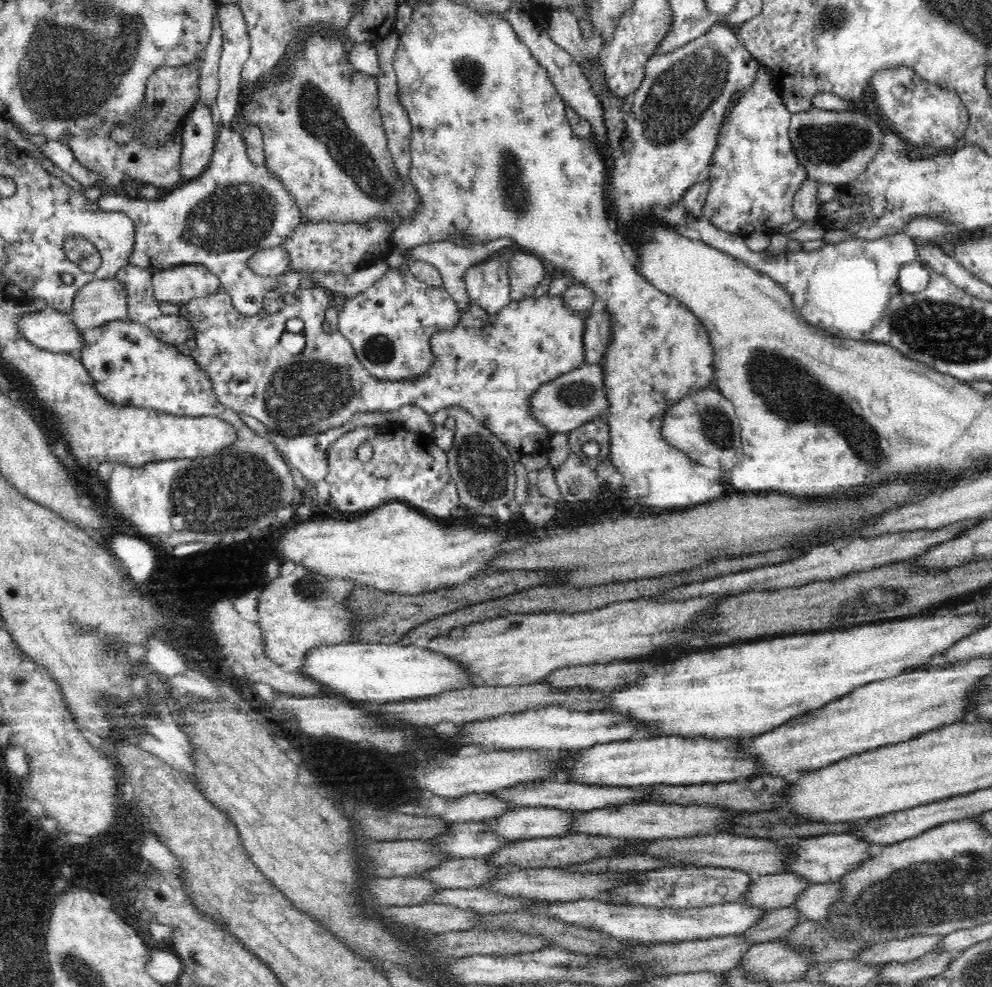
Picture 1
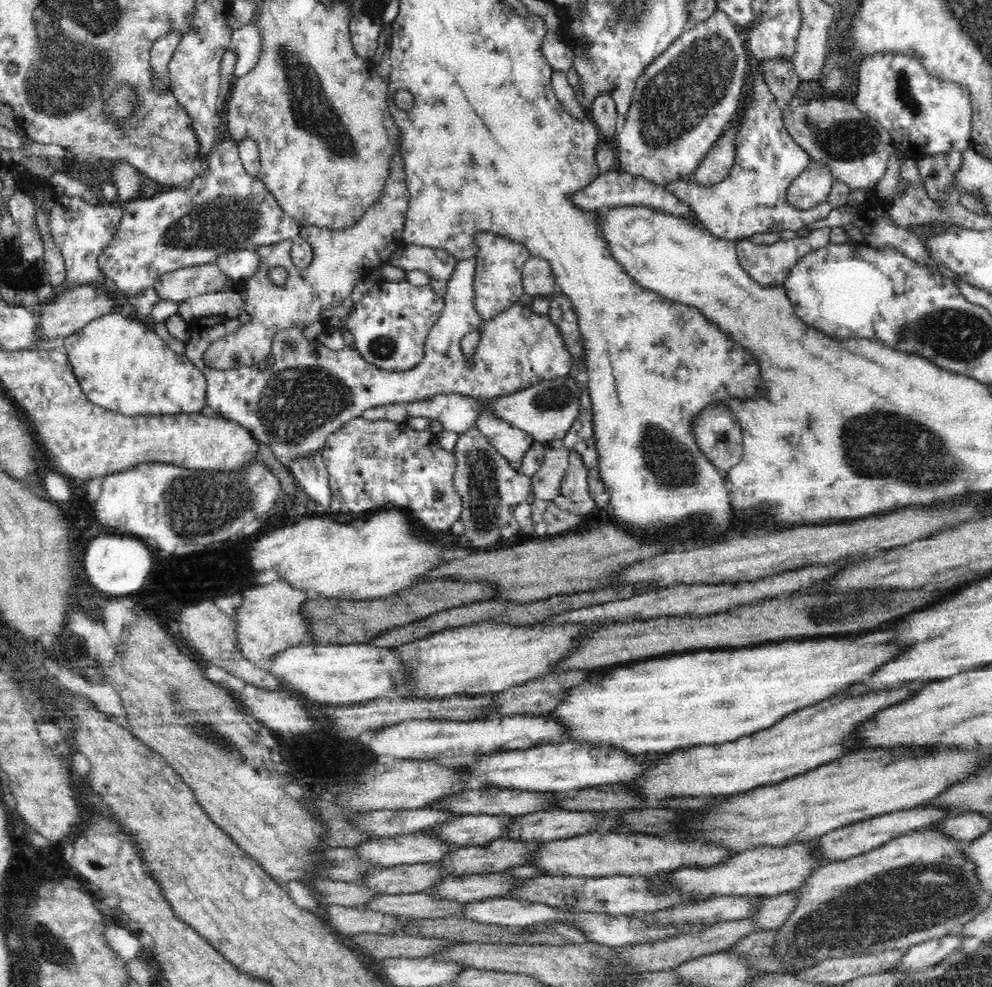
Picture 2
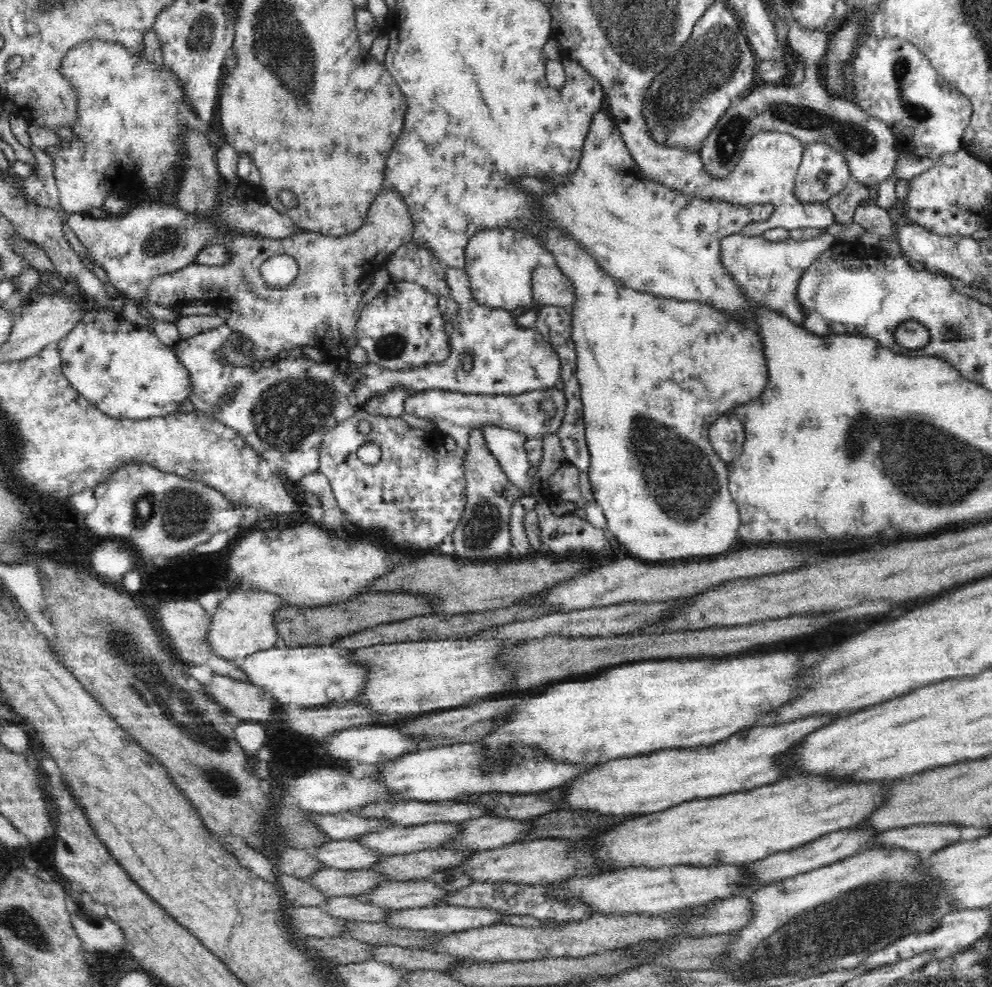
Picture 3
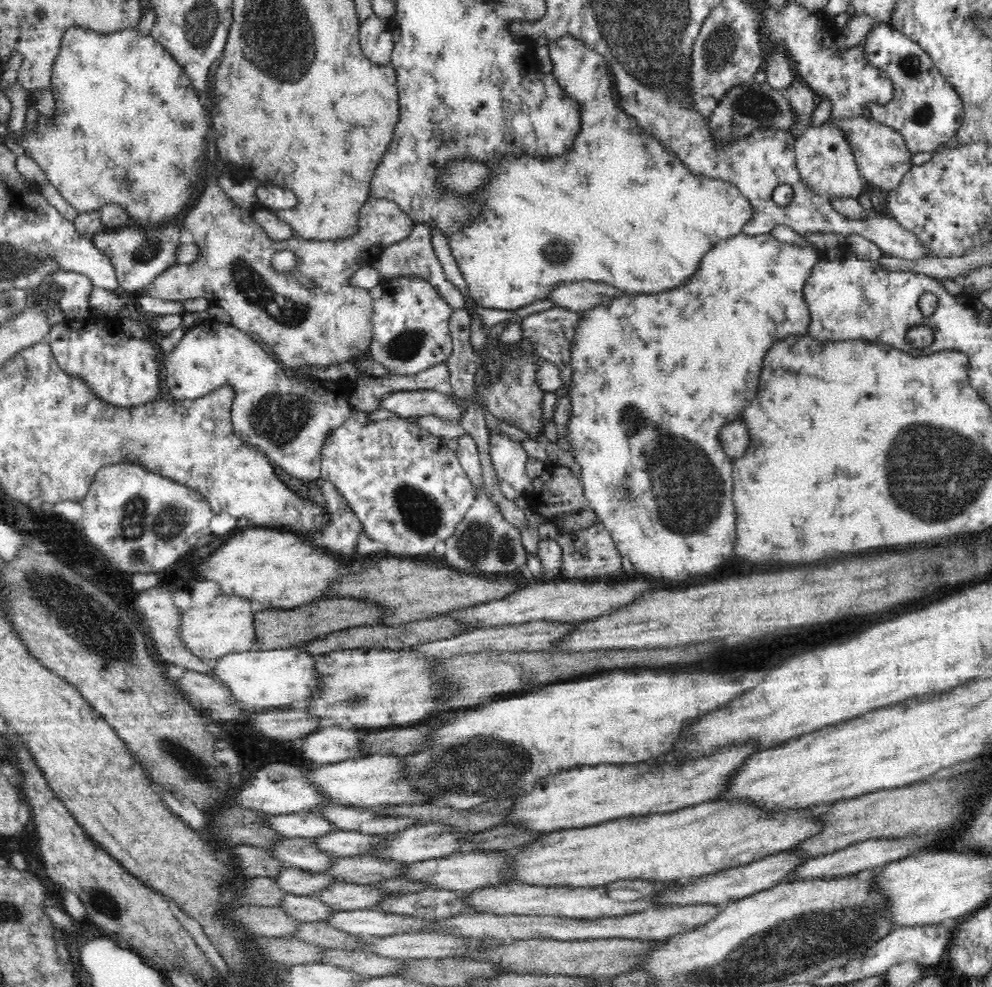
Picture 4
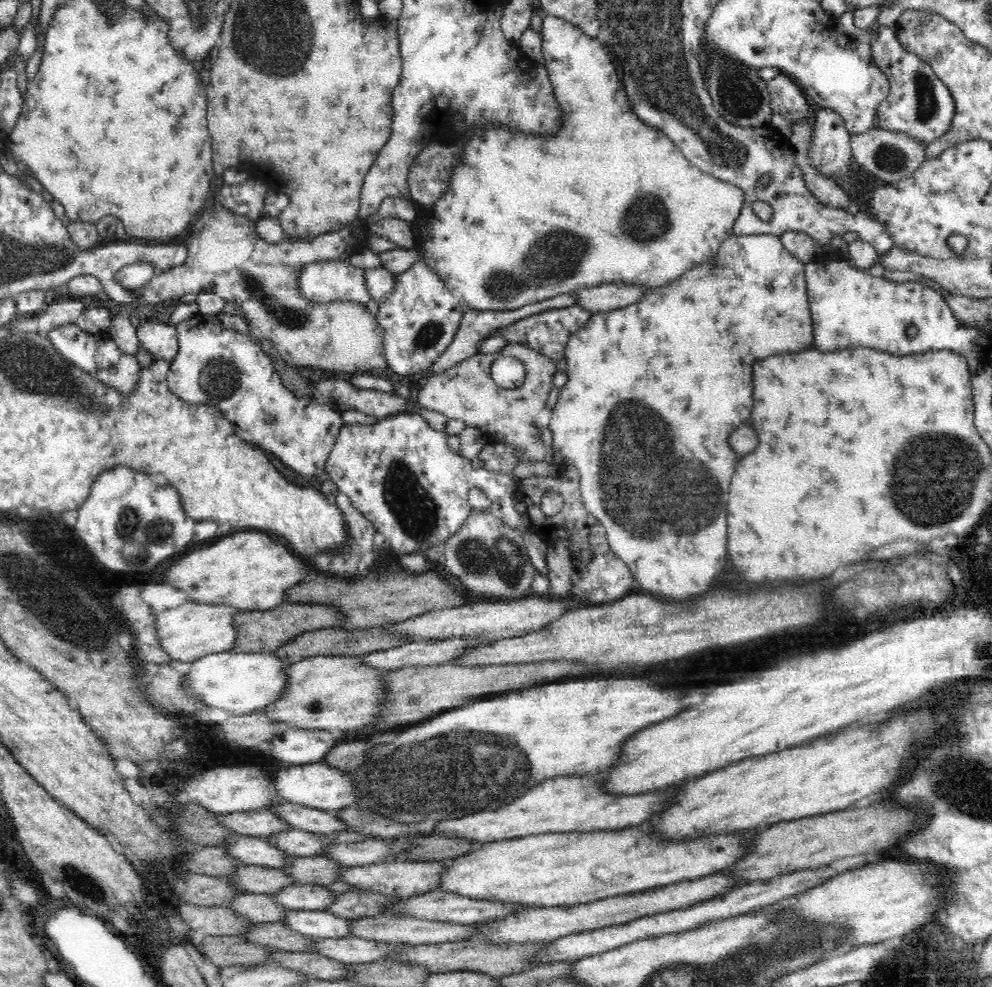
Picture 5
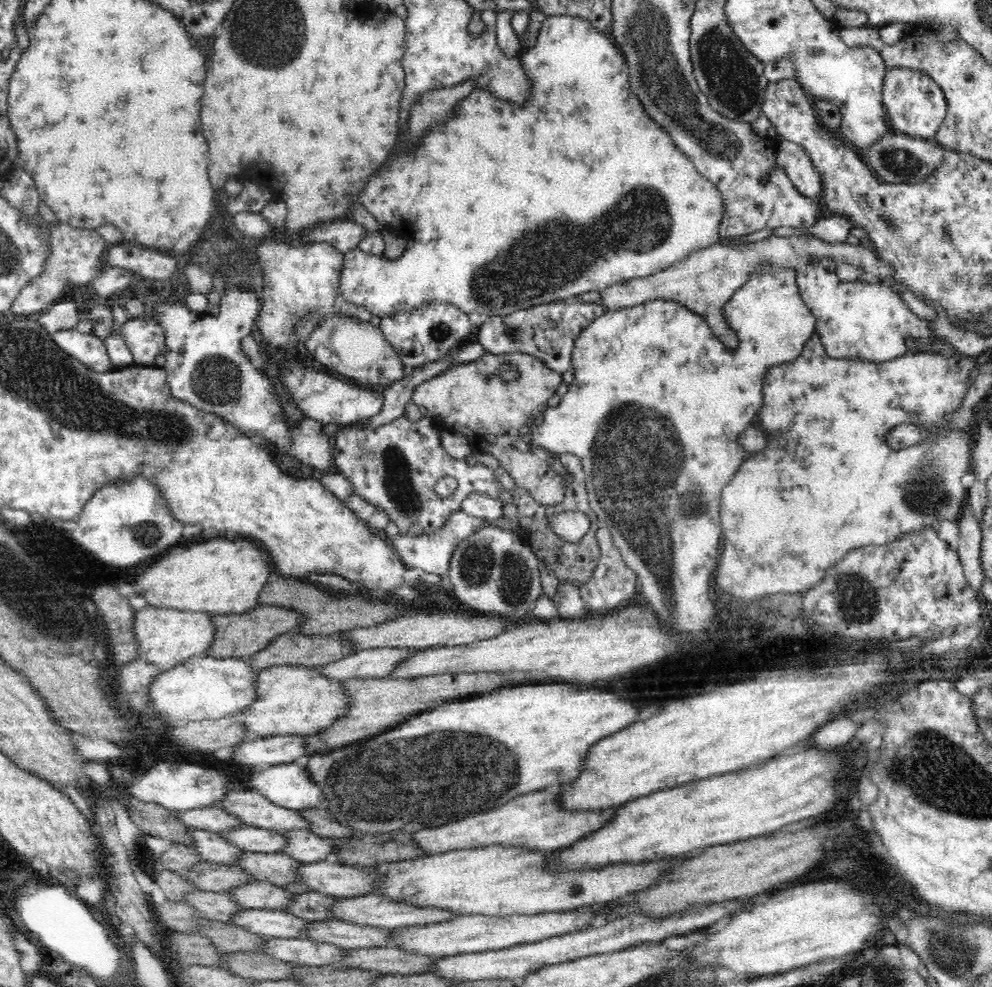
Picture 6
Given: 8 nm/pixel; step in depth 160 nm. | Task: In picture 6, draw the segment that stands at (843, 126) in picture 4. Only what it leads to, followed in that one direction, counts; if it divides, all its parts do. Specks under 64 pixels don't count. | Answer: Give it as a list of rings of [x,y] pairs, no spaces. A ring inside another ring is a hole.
[[[891,133],[870,146],[862,159],[872,168],[875,175],[884,183],[924,182],[938,168],[945,164],[946,150],[934,140],[910,137],[904,134]]]

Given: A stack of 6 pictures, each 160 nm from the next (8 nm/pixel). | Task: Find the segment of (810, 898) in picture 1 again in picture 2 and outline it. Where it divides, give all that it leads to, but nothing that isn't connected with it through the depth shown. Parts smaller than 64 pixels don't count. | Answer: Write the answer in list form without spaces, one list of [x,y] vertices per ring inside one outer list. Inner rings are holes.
[[[795,891],[764,897],[758,912],[752,916],[752,921],[760,930],[779,929],[786,922],[786,918],[794,912],[796,904],[798,898],[795,897]]]

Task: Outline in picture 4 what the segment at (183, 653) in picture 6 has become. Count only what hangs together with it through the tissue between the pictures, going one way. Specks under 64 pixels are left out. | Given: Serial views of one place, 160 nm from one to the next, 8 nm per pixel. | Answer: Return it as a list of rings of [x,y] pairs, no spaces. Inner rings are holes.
[[[230,594],[219,595],[207,607],[192,607],[181,612],[179,637],[194,656],[208,662],[216,661],[225,654],[254,650],[256,646],[254,613],[250,600]]]

